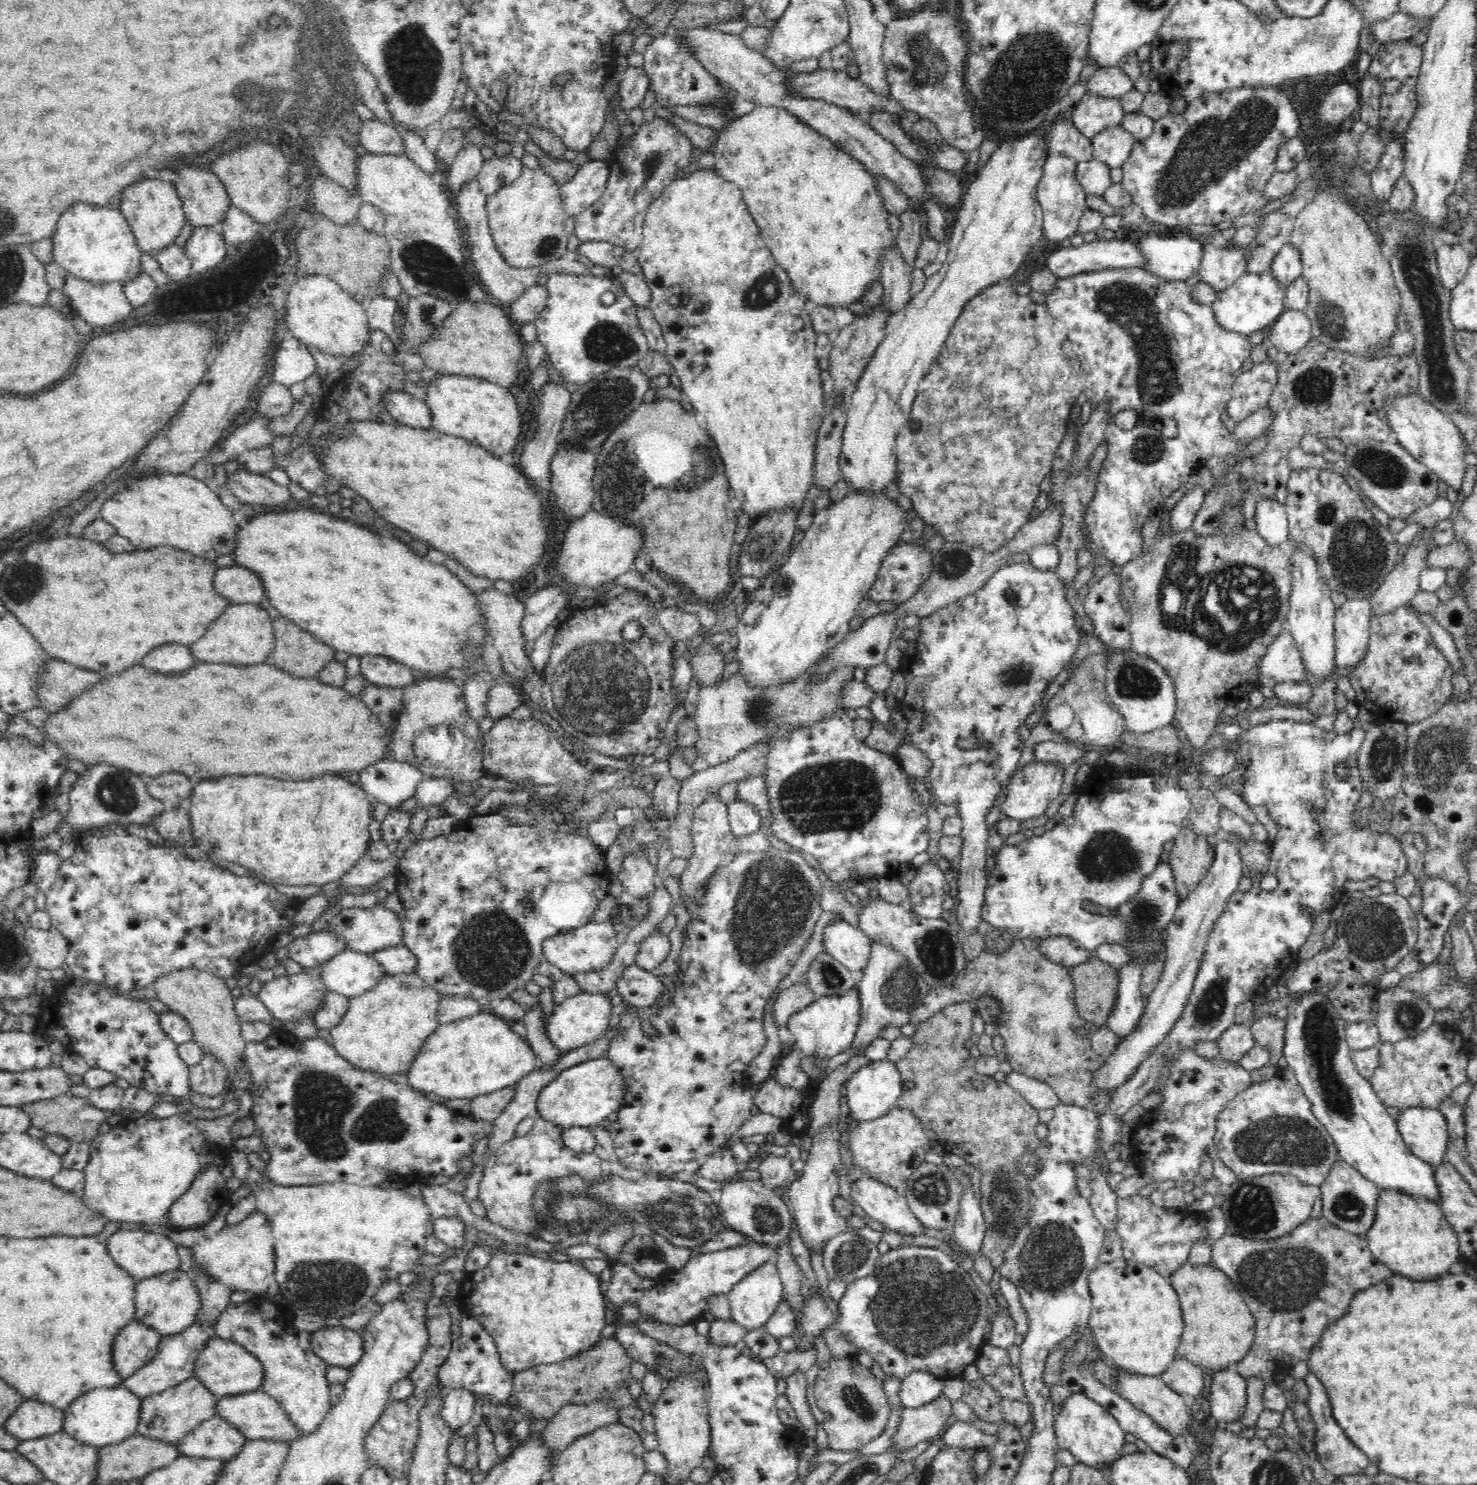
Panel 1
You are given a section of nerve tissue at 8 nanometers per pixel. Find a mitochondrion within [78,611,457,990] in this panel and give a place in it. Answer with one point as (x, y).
(115, 791)

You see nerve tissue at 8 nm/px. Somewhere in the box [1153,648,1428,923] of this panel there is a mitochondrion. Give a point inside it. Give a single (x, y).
(1384, 756)

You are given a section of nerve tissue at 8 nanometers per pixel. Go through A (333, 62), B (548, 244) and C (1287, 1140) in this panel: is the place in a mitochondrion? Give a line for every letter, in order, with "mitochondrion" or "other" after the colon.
A: mitochondrion
B: mitochondrion
C: mitochondrion

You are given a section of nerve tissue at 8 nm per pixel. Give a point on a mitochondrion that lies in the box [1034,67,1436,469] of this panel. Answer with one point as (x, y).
(1213, 145)

